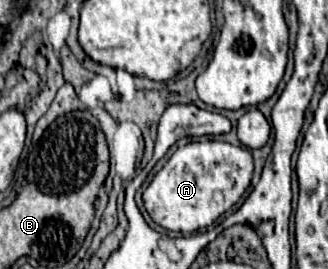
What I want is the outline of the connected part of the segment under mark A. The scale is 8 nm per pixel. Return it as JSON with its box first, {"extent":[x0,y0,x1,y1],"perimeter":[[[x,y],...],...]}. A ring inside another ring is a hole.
{"extent":[143,140,253,232],"perimeter":[[[219,140],[191,142],[177,148],[169,162],[155,174],[143,192],[143,202],[151,218],[173,232],[197,232],[211,226],[221,214],[233,208],[253,180],[253,154],[245,146]]]}

